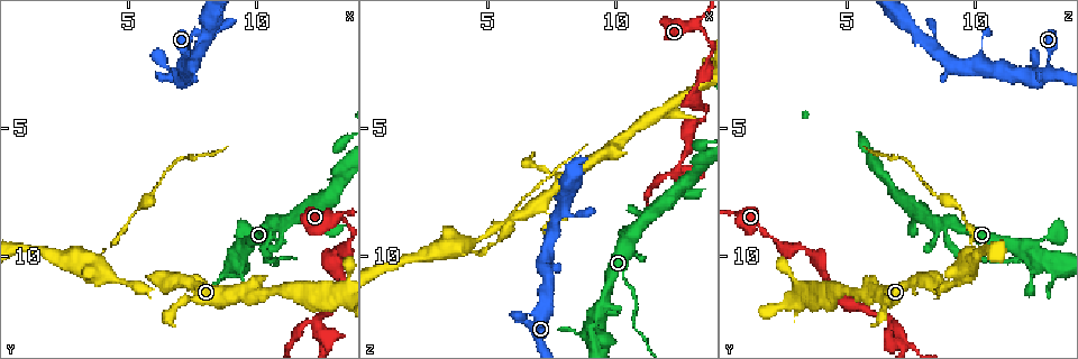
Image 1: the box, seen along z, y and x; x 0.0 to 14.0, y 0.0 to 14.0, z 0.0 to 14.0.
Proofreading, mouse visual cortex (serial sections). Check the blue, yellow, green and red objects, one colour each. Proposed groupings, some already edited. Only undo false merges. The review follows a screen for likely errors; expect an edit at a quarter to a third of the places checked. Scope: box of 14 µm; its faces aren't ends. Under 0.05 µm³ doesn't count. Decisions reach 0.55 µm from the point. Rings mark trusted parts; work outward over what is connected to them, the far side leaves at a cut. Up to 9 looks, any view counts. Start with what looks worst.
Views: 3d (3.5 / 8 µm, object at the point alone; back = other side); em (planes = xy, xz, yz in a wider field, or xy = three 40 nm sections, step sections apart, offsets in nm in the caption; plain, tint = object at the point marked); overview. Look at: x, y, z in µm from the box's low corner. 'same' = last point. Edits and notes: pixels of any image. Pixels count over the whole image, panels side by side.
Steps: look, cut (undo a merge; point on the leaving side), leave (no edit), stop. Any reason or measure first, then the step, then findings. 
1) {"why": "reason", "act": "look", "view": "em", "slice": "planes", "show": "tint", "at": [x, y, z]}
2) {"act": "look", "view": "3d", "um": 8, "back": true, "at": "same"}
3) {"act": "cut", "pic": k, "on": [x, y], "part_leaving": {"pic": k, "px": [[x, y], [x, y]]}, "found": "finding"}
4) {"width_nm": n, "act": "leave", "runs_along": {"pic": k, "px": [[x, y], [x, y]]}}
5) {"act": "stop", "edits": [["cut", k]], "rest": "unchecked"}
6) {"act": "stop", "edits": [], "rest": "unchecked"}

{"act": "look", "view": "3d", "um": 3.5, "at": [10.6, 8.7, 9.1]}

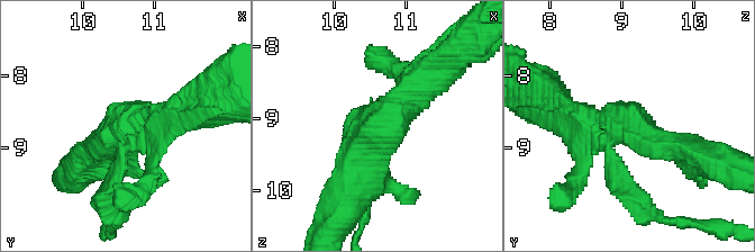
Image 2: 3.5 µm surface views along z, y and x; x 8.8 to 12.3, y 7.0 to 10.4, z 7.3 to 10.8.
{"arms": 3, "arm_widths_nm": [200, 400, 400], "why": "shape alone is not enough", "act": "look", "view": "em", "slice": "xy", "step": 5, "show": "tint", "at": [10.65, 8.75, 9.10]}

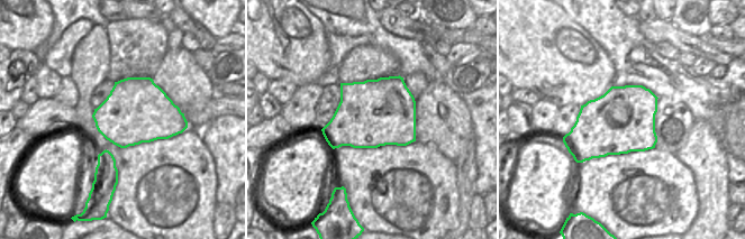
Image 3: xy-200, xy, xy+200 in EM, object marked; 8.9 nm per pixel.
{"act": "cut", "pic": 2, "on": [618, 181], "part_leaving": {"pic": 2, "px": [[611, 144], [622, 189], [666, 219]]}, "found": "a second cell is stuck on"}

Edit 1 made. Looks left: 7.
{"why": "see it whole again", "act": "look", "view": "overview"}

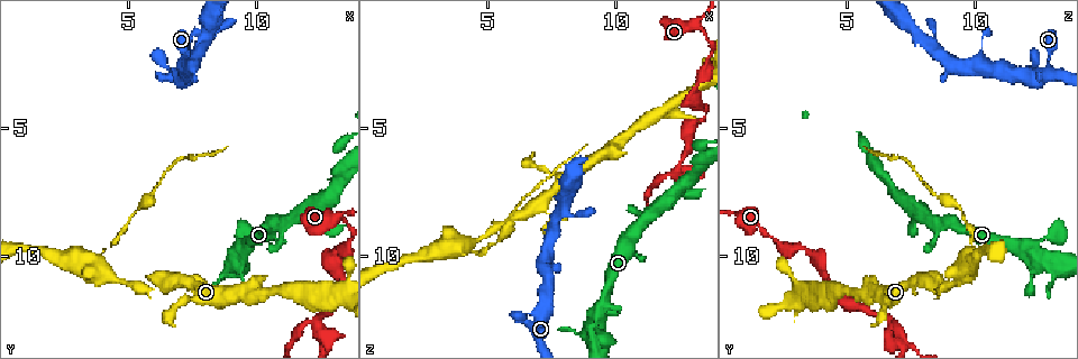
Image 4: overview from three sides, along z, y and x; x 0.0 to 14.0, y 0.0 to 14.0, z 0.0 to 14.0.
{"why": "thin neck", "act": "look", "view": "3d", "um": 3.5, "at": [4.4, 9.6, 9.9]}

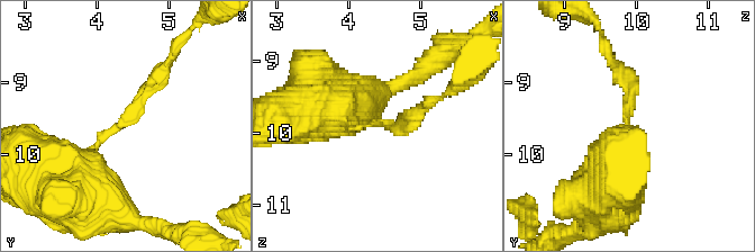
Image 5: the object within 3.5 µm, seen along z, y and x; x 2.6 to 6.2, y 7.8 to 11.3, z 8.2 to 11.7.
{"arm_widths_nm": [200, 450], "act": "look", "view": "em", "slice": "xy", "step": 3, "show": "tint", "at": [4.30, 9.55, 9.90]}

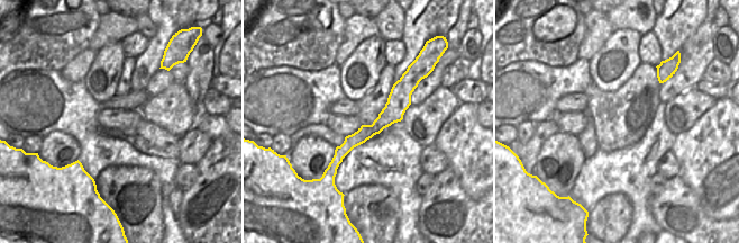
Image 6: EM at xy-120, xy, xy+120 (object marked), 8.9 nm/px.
{"act": "leave", "runs_along": {"pic": 6, "px": [[404, 78], [397, 106], [339, 154], [334, 171]]}, "found": "one cell here"}

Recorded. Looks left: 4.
{"why": "sudden change in width", "act": "look", "view": "3d", "um": 8, "at": [5.5, 8.0, 9.3]}

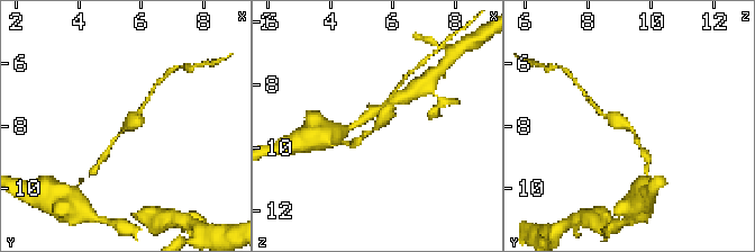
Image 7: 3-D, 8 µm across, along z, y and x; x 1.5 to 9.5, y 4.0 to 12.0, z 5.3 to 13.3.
{"why": "closer look", "act": "look", "view": "3d", "um": 3.5, "at": [5.5, 8.0, 9.2]}

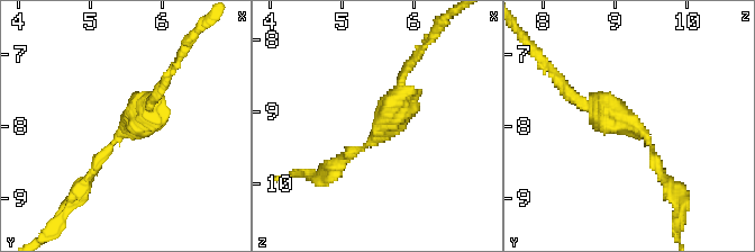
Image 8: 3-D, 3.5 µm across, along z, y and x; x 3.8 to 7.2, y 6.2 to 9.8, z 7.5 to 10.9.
{"why": "shape alone is not enough", "act": "look", "view": "em", "slice": "xy", "step": 1, "show": "tint", "at": [5.55, 8.05, 9.25]}

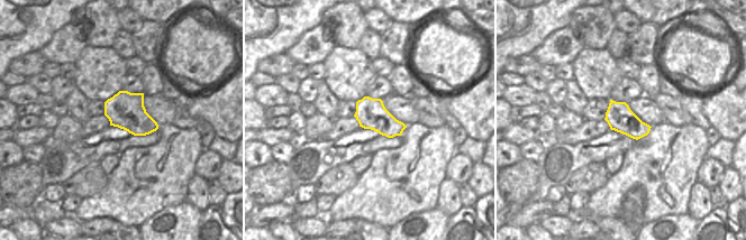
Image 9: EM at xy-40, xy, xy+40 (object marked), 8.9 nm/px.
{"arm_widths_nm": [150, 300], "act": "leave", "runs_along": {"pic": 8, "px": [[667, 180], [638, 128], [579, 100]]}, "found": "all the same cell"}

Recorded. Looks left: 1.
{"act": "stop", "edits": [["cut", 2]], "rest": "unchecked"}

